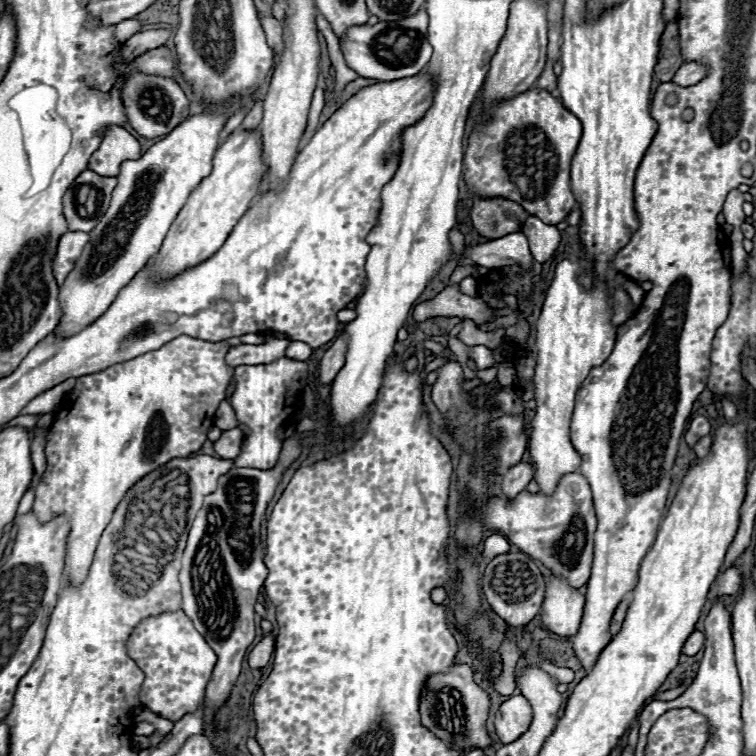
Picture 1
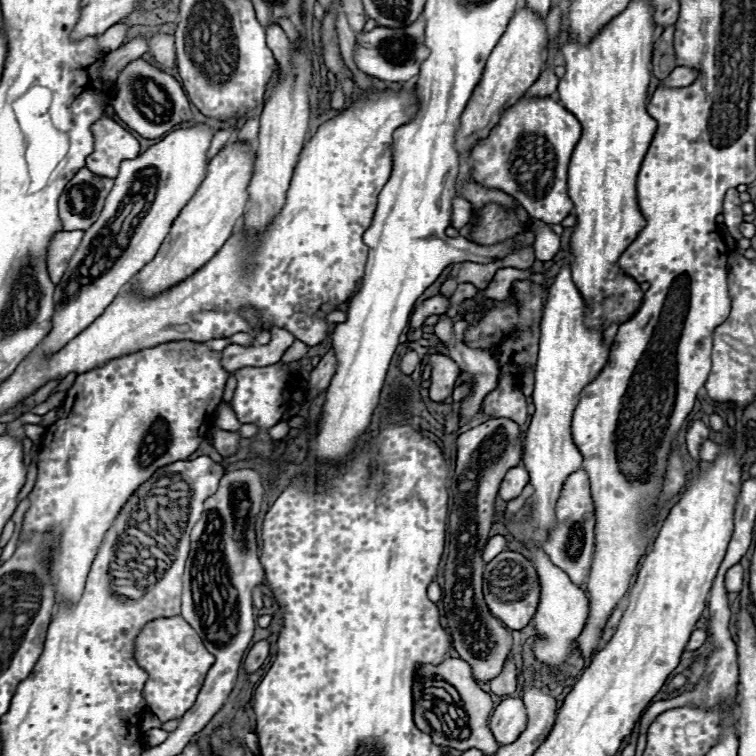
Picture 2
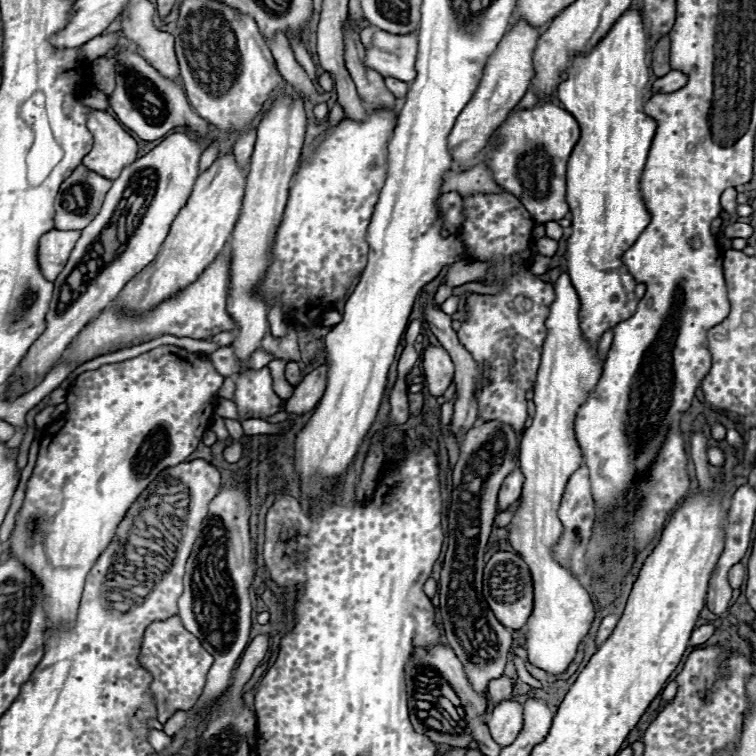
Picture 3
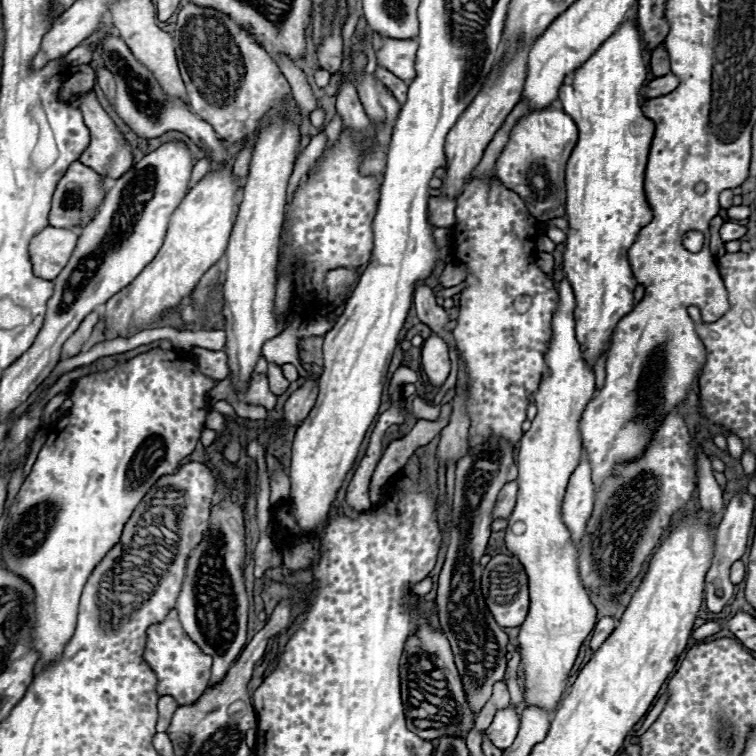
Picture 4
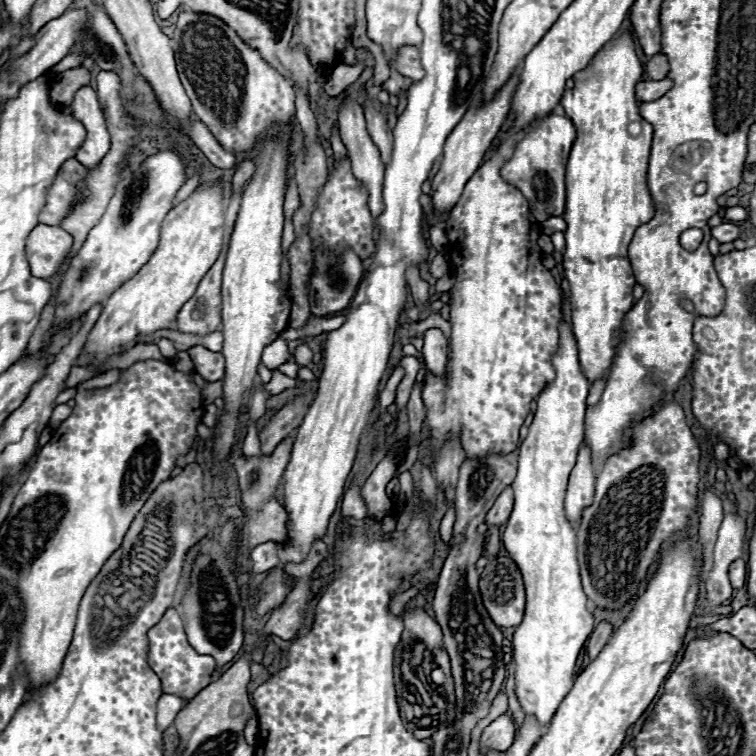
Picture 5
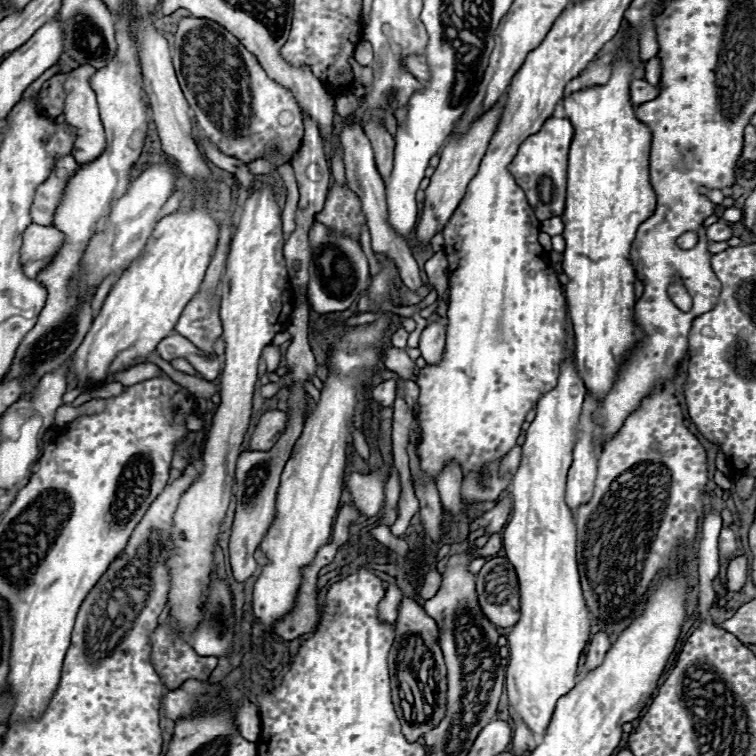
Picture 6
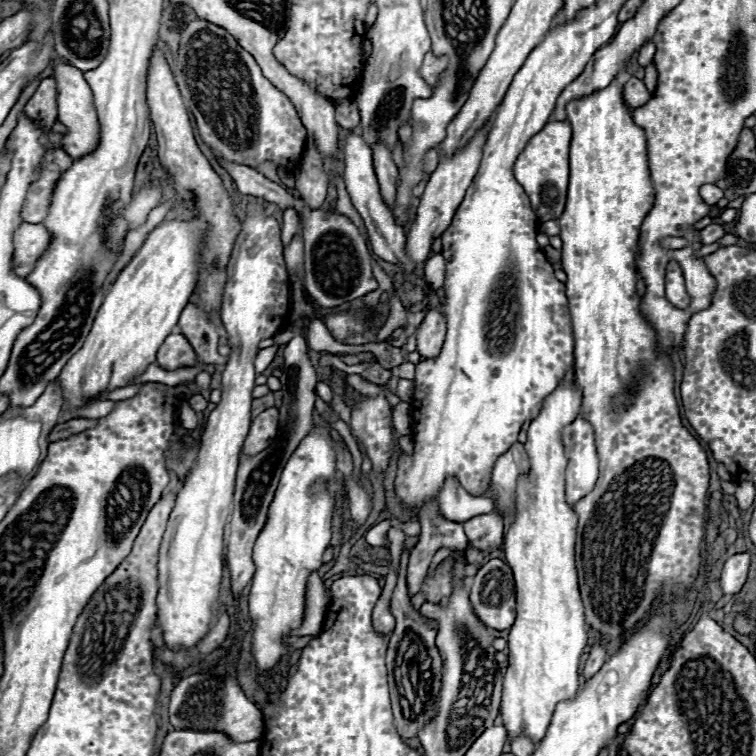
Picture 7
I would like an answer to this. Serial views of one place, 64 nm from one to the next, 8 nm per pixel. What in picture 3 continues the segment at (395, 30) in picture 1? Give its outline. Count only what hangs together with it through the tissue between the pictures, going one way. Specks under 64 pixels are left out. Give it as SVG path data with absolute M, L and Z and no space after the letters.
M378 30L372 40L372 48L366 50L366 66L382 76L392 76L402 82L416 78L414 62L418 52L416 32L396 36Z

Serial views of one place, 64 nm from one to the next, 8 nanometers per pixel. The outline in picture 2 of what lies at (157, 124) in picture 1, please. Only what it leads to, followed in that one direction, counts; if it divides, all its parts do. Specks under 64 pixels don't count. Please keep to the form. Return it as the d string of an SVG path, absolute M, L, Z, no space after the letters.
M144 58L130 60L130 64L124 66L124 70L120 72L116 80L112 108L120 120L124 120L134 132L138 132L142 138L148 140L160 138L168 134L172 128L176 128L178 124L192 120L190 102L180 82L170 74L150 66Z

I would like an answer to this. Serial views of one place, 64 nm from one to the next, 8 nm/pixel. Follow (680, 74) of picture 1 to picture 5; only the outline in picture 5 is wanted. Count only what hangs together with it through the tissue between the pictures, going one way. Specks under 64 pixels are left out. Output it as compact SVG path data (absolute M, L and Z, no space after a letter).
M664 78L658 82L638 82L636 84L636 100L638 102L652 102L660 96L664 96L672 88L672 80Z

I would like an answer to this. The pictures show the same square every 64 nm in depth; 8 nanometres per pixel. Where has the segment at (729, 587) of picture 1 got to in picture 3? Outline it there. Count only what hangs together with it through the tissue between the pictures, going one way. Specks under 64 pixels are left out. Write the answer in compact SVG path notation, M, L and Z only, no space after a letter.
M734 564L730 570L730 586L740 588L744 582L744 576L746 576L746 568L742 564Z

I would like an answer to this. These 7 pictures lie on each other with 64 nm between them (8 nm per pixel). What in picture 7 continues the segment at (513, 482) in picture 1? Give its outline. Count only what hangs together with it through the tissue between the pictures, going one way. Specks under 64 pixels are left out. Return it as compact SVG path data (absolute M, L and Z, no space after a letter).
M480 514L464 522L464 532L470 540L470 544L482 552L494 552L502 546L502 516L492 514Z

